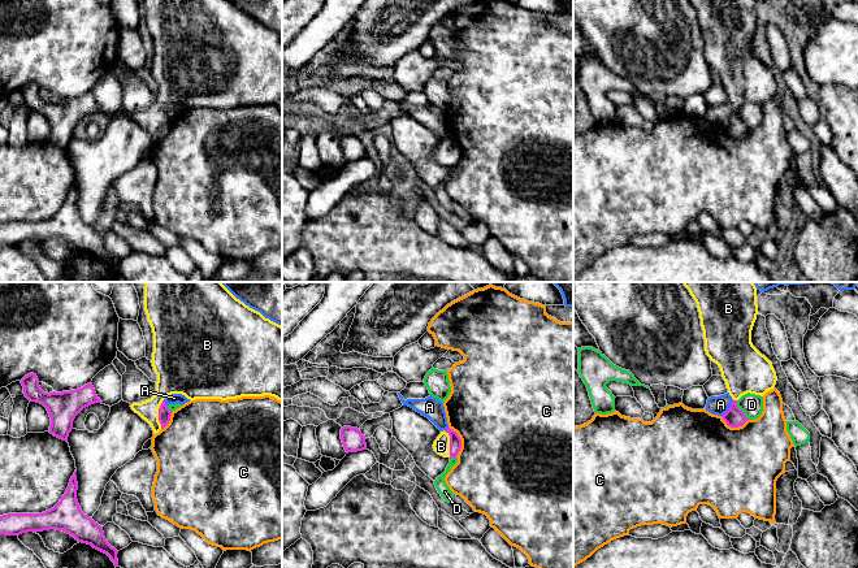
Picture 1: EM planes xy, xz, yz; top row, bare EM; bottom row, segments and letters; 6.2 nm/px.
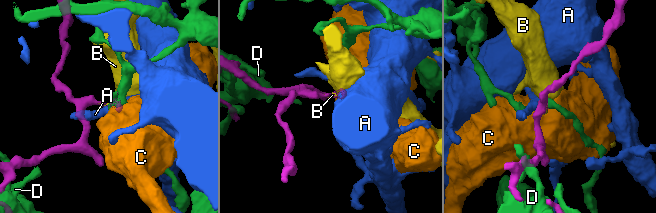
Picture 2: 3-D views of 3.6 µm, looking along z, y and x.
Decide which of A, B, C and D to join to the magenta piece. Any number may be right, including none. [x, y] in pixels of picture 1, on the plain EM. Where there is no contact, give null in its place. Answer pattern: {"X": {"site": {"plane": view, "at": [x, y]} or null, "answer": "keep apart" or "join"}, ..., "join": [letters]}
{"A": {"site": {"plane": "yz", "at": [729, 117]}, "answer": "keep apart"}, "B": {"site": {"plane": "xy", "at": [159, 122]}, "answer": "join"}, "C": {"site": {"plane": "xz", "at": [460, 150]}, "answer": "keep apart"}, "D": {"site": {"plane": "yz", "at": [740, 118]}, "answer": "keep apart"}, "join": ["B"]}

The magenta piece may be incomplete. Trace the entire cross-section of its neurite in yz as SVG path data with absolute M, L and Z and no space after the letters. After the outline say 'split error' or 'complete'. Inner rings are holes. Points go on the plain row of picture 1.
M689 0L697 12L703 39L705 60L720 77L733 110L722 125L731 136L742 135L749 127L737 116L737 109L750 101L763 105L776 94L772 71L751 52L751 39L758 23L757 0Z | split error

